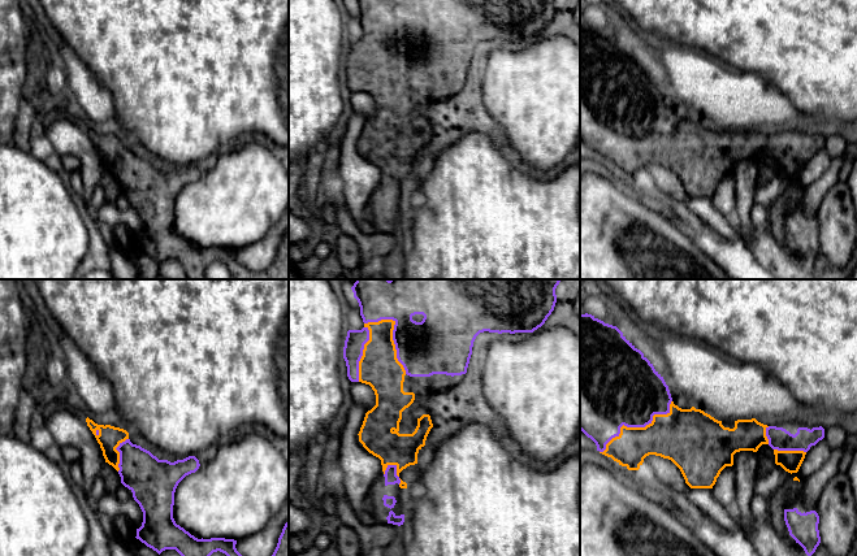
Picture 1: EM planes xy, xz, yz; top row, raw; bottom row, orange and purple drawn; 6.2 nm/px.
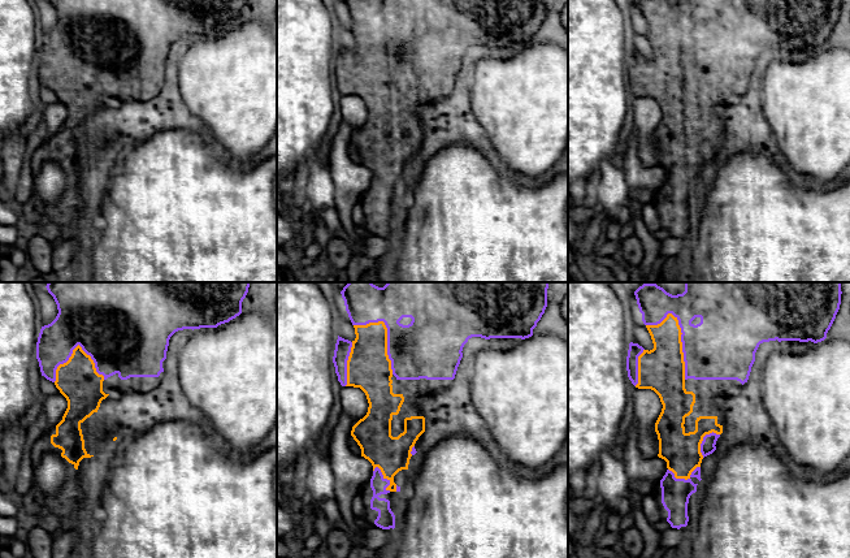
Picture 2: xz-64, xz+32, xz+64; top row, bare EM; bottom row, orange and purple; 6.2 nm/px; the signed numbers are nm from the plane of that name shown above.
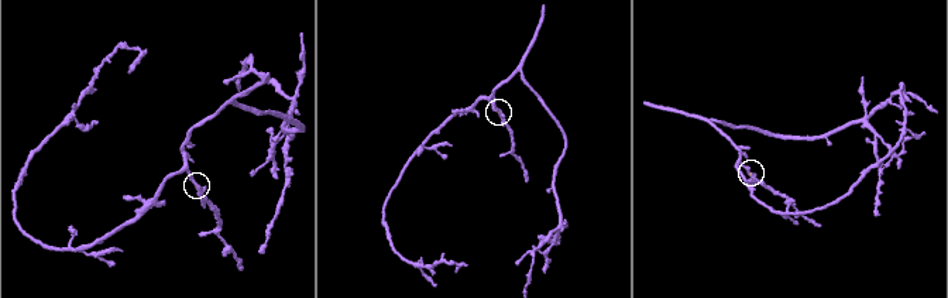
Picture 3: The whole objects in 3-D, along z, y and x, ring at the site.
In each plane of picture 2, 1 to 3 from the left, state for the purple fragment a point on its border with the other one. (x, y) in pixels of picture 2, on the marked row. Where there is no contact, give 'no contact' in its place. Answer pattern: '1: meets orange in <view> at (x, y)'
1: meets orange in xz-64 at (76, 347)
2: meets orange in xz+32 at (386, 333)
3: meets orange in xz+64 at (681, 345)

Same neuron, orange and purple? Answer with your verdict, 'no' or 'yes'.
yes

